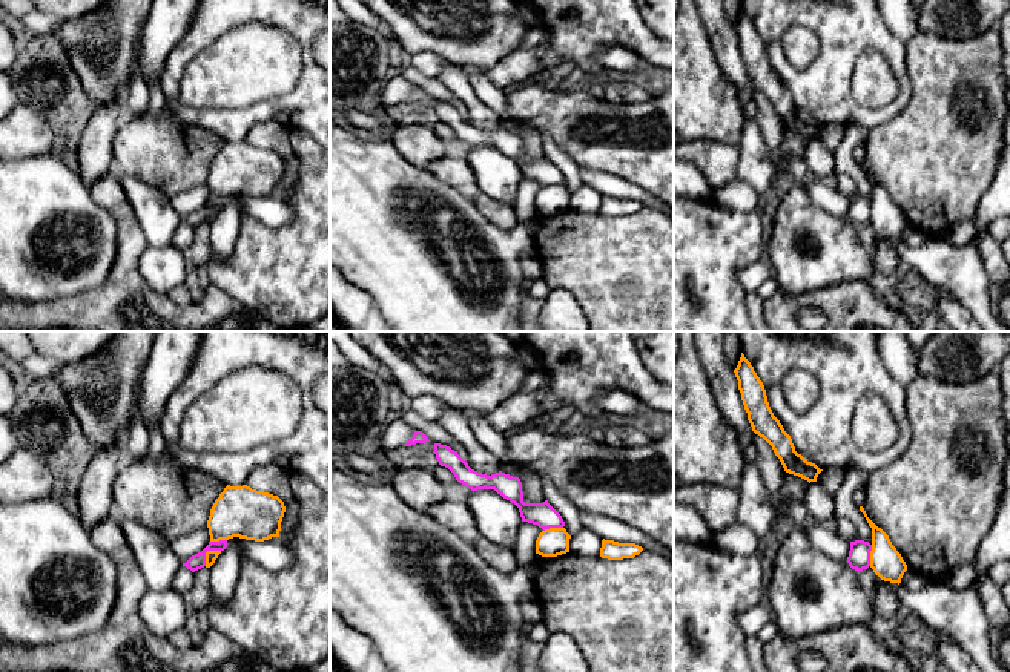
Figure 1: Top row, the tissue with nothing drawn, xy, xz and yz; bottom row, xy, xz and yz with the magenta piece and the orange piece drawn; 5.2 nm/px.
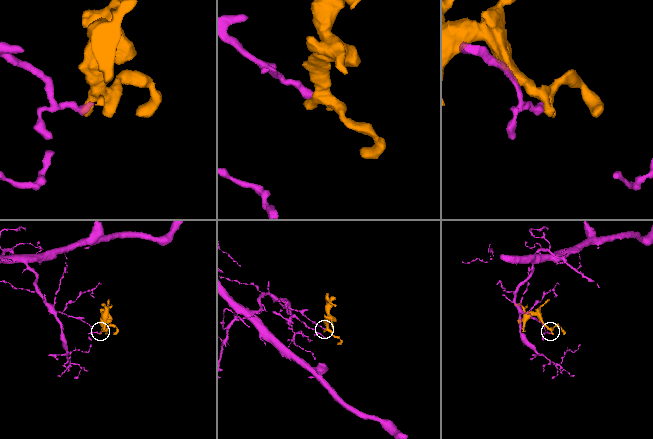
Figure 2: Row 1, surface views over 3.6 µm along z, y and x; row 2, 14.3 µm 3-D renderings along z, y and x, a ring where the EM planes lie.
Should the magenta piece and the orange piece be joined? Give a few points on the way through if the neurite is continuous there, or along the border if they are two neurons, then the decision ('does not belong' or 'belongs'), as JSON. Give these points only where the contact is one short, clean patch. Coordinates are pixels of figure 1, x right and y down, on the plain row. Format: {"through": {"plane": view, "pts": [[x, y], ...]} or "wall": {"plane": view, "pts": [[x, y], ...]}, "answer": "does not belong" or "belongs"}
{"wall": {"plane": "xy", "pts": [[220, 206], [209, 206], [204, 221]]}, "answer": "does not belong"}

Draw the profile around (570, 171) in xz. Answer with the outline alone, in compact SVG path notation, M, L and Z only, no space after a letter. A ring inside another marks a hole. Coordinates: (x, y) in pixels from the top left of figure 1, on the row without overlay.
M551 135L542 137L542 146L546 152L548 160L562 172L565 186L569 192L574 192L582 183L580 167L566 155L553 140Z

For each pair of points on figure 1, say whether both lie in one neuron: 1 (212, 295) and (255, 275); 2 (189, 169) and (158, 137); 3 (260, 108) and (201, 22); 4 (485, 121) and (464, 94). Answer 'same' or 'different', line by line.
1: different
2: same
3: same
4: same

